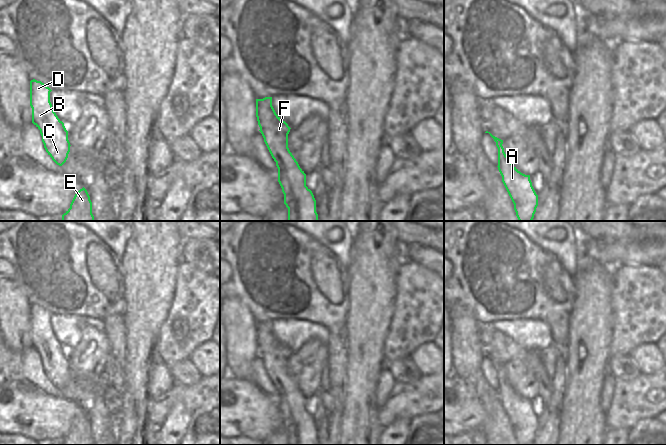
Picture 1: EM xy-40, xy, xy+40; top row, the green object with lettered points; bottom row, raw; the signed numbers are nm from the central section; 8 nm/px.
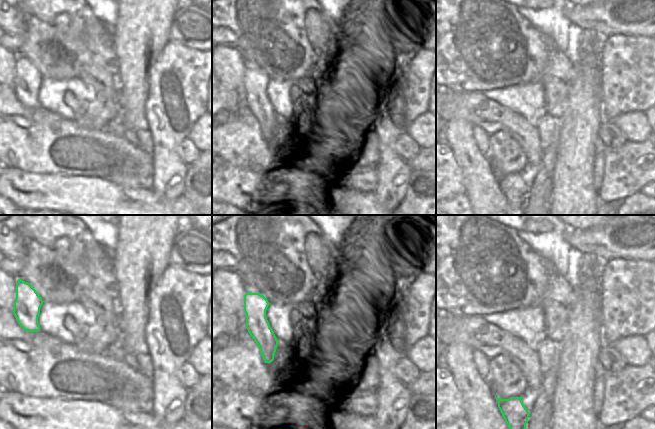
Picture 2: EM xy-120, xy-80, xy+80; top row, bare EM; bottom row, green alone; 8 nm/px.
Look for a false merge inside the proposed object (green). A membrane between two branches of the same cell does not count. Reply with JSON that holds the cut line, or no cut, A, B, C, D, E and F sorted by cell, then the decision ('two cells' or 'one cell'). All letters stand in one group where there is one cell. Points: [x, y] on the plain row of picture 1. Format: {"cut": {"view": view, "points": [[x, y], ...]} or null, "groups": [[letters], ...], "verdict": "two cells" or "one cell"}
{"cut": null, "groups": [["A", "B", "C", "D", "E", "F"]], "verdict": "one cell"}

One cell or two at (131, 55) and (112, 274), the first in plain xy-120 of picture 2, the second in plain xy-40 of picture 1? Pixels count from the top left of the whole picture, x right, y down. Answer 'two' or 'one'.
two

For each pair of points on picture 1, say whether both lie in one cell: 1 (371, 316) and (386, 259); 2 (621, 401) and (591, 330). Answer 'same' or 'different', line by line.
1: same
2: different

